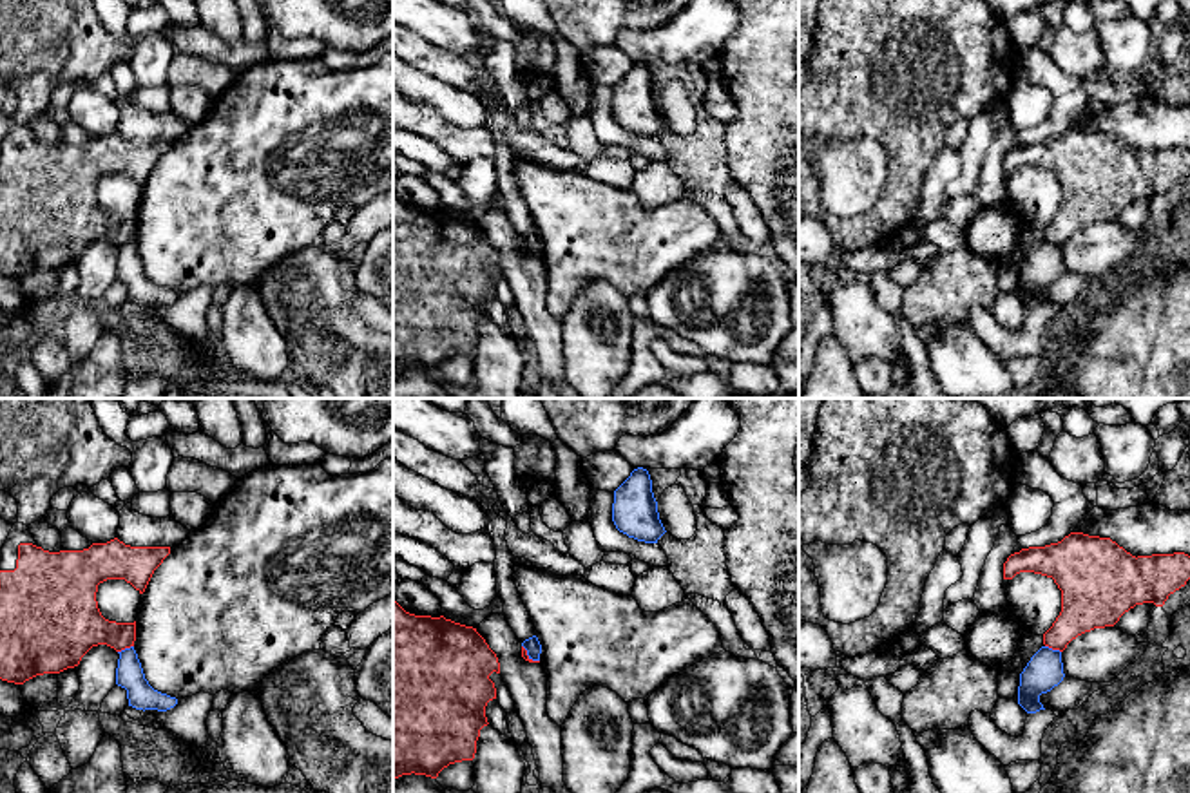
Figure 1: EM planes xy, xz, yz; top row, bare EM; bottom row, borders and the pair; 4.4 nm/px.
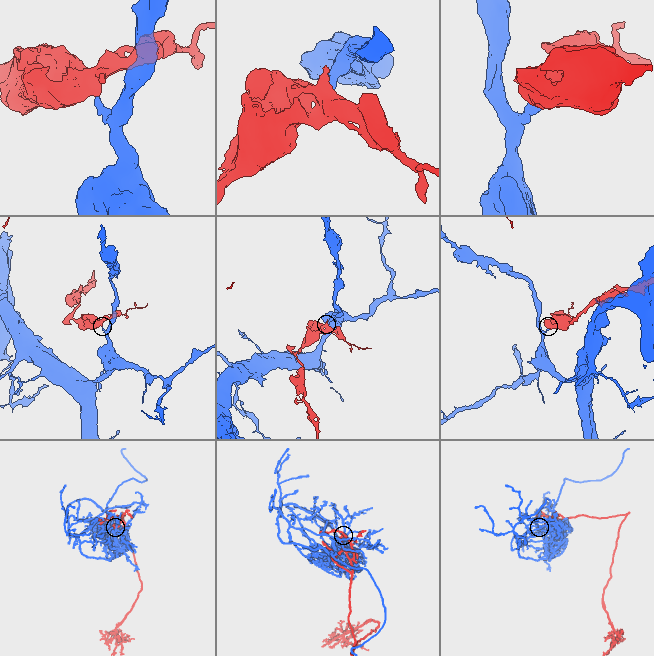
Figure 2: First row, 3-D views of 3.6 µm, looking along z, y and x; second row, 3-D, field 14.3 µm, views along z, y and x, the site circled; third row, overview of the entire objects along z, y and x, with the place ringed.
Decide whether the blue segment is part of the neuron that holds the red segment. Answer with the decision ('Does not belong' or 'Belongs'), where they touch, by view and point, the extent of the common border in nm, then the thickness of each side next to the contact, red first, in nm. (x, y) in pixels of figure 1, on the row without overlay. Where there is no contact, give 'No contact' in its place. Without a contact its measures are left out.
Does not belong. Touches red at xy (125, 241). Shared border 80 nm. Thickness 260 nm (red) against 130 nm

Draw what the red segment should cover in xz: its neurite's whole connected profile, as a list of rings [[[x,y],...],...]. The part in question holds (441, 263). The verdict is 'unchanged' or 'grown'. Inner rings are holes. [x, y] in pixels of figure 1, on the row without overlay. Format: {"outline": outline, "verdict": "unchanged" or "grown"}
{"outline": [[[393,196],[393,375],[402,369],[437,373],[449,358],[473,355],[485,301],[496,293],[489,270],[500,268],[496,248],[473,221],[415,210]]], "verdict": "unchanged"}

